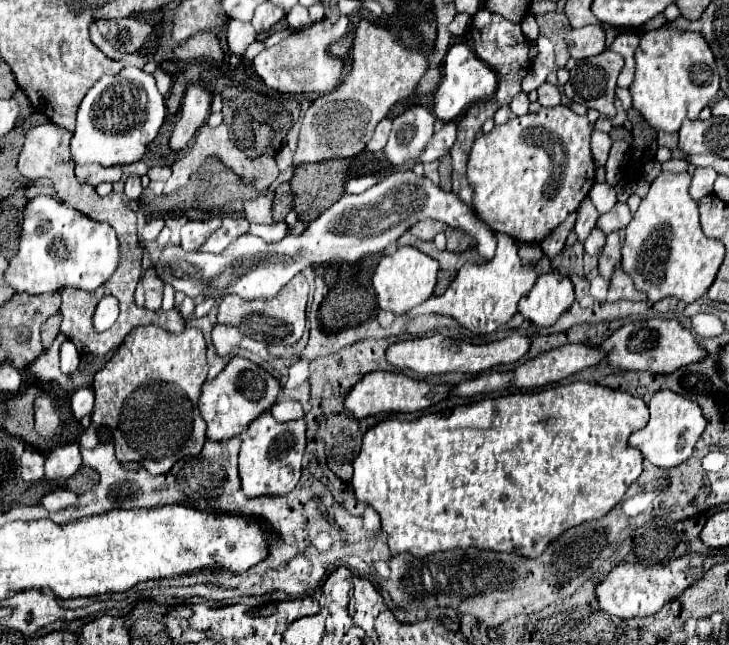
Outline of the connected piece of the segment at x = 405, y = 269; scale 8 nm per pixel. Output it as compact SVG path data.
M399 247L395 253L387 253L373 273L373 287L377 293L379 307L383 311L401 315L421 305L433 295L437 283L437 271L439 271L439 263L415 247Z

